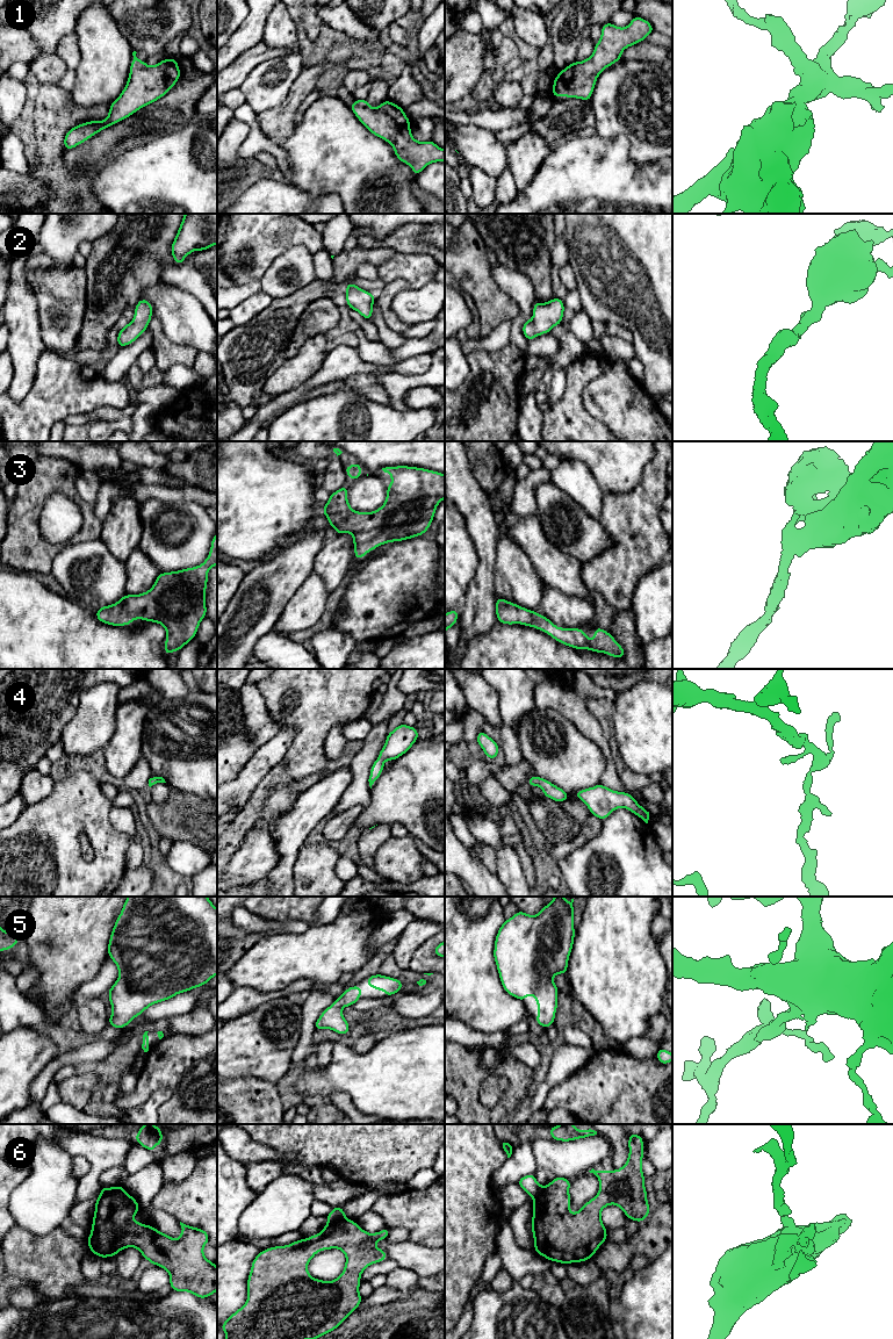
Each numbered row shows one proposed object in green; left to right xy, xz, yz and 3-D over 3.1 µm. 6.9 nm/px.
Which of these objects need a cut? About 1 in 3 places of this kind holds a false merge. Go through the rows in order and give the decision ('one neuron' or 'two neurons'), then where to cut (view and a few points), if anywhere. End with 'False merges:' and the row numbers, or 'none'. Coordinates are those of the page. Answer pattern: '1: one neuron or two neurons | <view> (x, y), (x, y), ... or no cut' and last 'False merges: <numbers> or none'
1: one neuron | no cut
2: one neuron | no cut
3: one neuron | no cut
4: one neuron | no cut
5: one neuron | no cut
6: two neurons | xz (346, 1218), (329, 1222)
False merges: 6

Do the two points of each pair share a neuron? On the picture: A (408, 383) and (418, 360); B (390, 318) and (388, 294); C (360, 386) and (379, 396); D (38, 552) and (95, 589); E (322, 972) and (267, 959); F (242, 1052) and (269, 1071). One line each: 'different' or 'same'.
A: different
B: same
C: same
D: different
E: same
F: same

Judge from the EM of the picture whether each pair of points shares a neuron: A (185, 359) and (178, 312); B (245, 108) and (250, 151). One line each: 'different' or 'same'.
A: different
B: same

